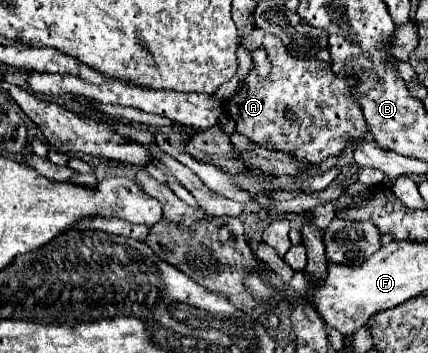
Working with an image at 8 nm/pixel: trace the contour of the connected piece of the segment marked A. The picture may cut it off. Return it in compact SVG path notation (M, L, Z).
M258 27L242 39L242 45L250 53L262 47L272 69L266 77L260 77L250 69L238 91L224 101L228 115L236 121L238 133L246 135L260 147L296 155L310 165L320 165L324 159L340 155L348 145L366 137L368 125L360 103L352 93L352 85L356 85L354 77L336 75L330 69L330 63L320 61L318 57L294 59L276 35Z

